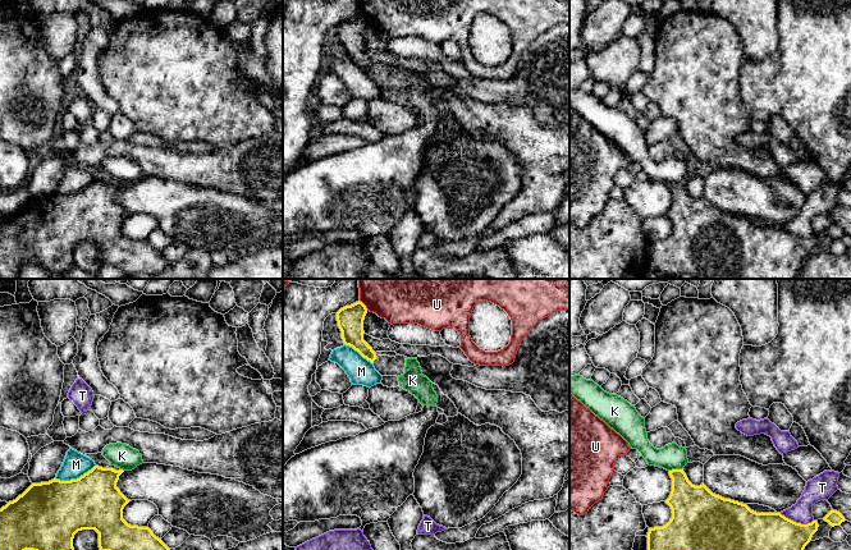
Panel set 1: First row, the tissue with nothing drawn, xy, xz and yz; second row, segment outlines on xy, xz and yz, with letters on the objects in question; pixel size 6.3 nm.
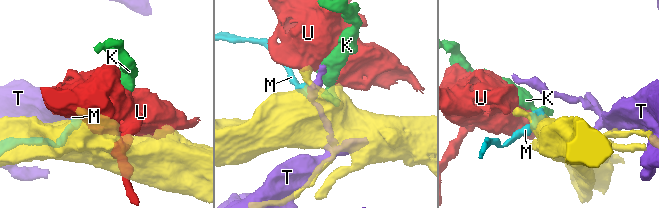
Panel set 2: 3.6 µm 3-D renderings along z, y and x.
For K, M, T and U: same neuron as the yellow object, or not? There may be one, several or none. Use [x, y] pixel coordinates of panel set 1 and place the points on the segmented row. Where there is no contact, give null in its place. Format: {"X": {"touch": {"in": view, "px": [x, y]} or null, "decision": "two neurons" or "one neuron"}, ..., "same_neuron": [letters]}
{"K": {"touch": {"in": "yz", "px": [675, 470]}, "decision": "two neurons"}, "M": {"touch": {"in": "xy", "px": [74, 480]}, "decision": "two neurons"}, "T": {"touch": {"in": "yz", "px": [795, 522]}, "decision": "two neurons"}, "U": {"touch": {"in": "xz", "px": [365, 306]}, "decision": "two neurons"}, "same_neuron": []}

